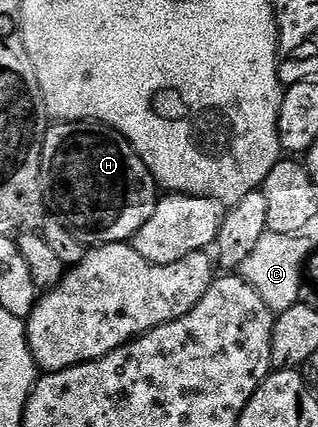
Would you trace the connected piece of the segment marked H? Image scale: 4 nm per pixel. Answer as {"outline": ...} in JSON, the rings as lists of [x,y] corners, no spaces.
{"outline":[[[61,121],[48,128],[41,151],[41,191],[46,212],[85,247],[127,243],[153,216],[161,190],[149,167],[120,133],[90,121]]]}

